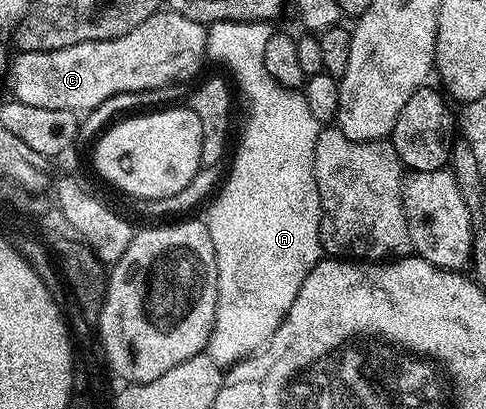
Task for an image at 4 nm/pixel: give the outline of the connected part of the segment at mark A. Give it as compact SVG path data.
M215 22L208 27L205 36L205 53L207 55L208 61L211 63L218 62L221 66L226 66L227 69L233 73L232 81L235 83L237 81L237 86L239 89L245 93L245 98L249 101L249 123L245 126L245 135L241 138L241 147L237 150L237 155L233 158L233 167L229 170L229 179L222 181L220 183L219 189L216 191L215 197L208 203L209 215L203 218L205 227L209 230L209 235L211 236L211 244L215 248L215 260L217 261L217 319L213 325L213 331L209 337L209 344L207 347L207 353L211 356L211 360L215 360L215 364L219 364L222 368L228 368L234 366L237 362L243 361L245 358L249 357L250 354L257 353L266 342L271 340L271 336L278 330L278 328L283 324L283 320L287 316L287 312L291 308L291 304L295 304L295 296L299 296L299 288L303 288L303 280L307 280L307 276L311 272L311 268L316 262L321 261L323 257L323 251L321 248L321 197L319 196L319 188L315 184L315 140L320 136L323 126L322 123L317 122L315 117L311 116L311 111L307 108L307 100L305 99L304 93L298 92L297 90L288 90L286 86L280 86L275 80L271 80L271 76L267 72L267 68L263 64L263 51L267 48L267 40L271 40L271 36L274 34L275 30L270 23L267 22Z

